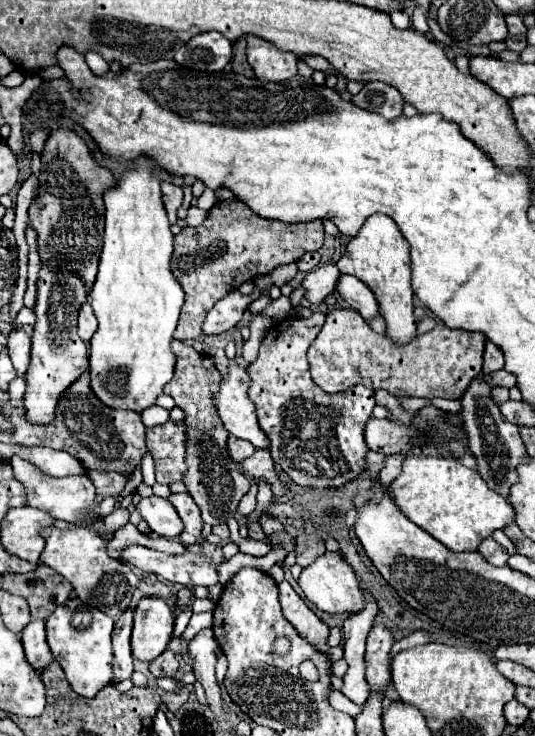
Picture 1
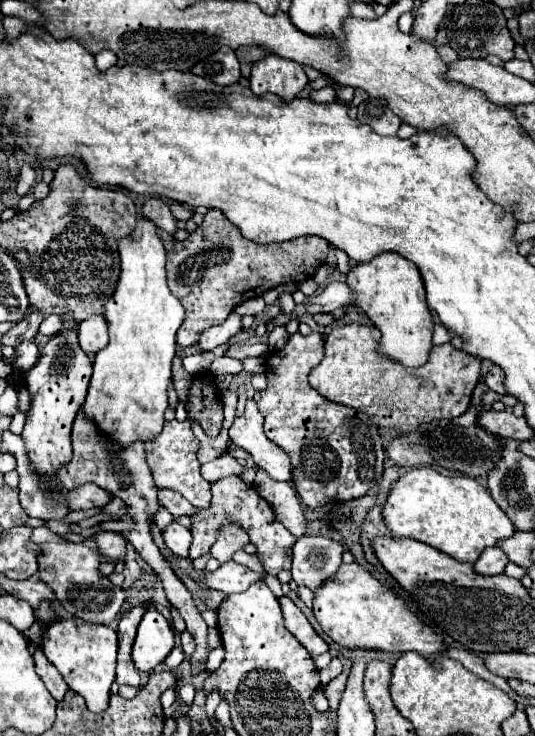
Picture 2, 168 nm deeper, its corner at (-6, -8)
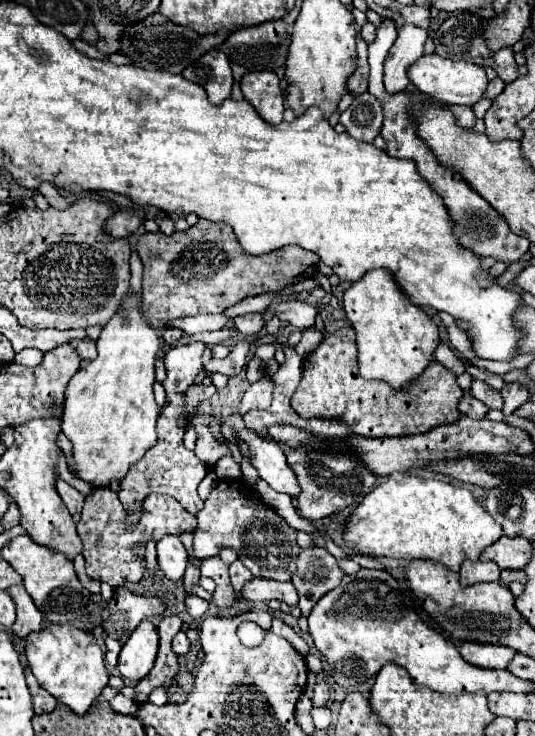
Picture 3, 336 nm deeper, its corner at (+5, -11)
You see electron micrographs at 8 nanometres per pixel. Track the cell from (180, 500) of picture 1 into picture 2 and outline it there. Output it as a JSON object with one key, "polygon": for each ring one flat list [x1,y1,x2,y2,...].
{"polygon":[[239,476,223,478,223,480,215,482,211,486,211,490,214,490,215,494,213,494,209,508,199,510,195,516,191,516,195,522,195,528,193,528,193,542,191,542,189,558,195,560,199,556,205,556,217,540,217,532,227,524,237,524,249,534,251,544,255,544,257,556,267,574,275,576,281,570,289,570,291,568,291,548,297,538,291,536,291,532,287,532,287,528,275,518,273,508,259,496,259,492,255,492,253,486,247,486]]}

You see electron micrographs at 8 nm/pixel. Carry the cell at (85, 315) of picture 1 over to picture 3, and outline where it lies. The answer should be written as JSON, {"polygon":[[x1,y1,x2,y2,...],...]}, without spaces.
{"polygon":[[80,339,78,345,76,345,76,353,78,353,82,359,90,361,90,359,96,357,96,343,90,341,90,339]]}

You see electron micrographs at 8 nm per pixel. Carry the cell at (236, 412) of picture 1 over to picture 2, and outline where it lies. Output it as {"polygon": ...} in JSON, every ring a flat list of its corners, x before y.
{"polygon":[[247,400,247,408,243,416,235,418,233,426,229,428,229,438,245,452,249,452,255,464,267,474,271,474,273,480,279,480,279,482,293,480,291,458,283,452,283,448,279,448,265,436,263,416,257,410,257,404,253,400]]}

